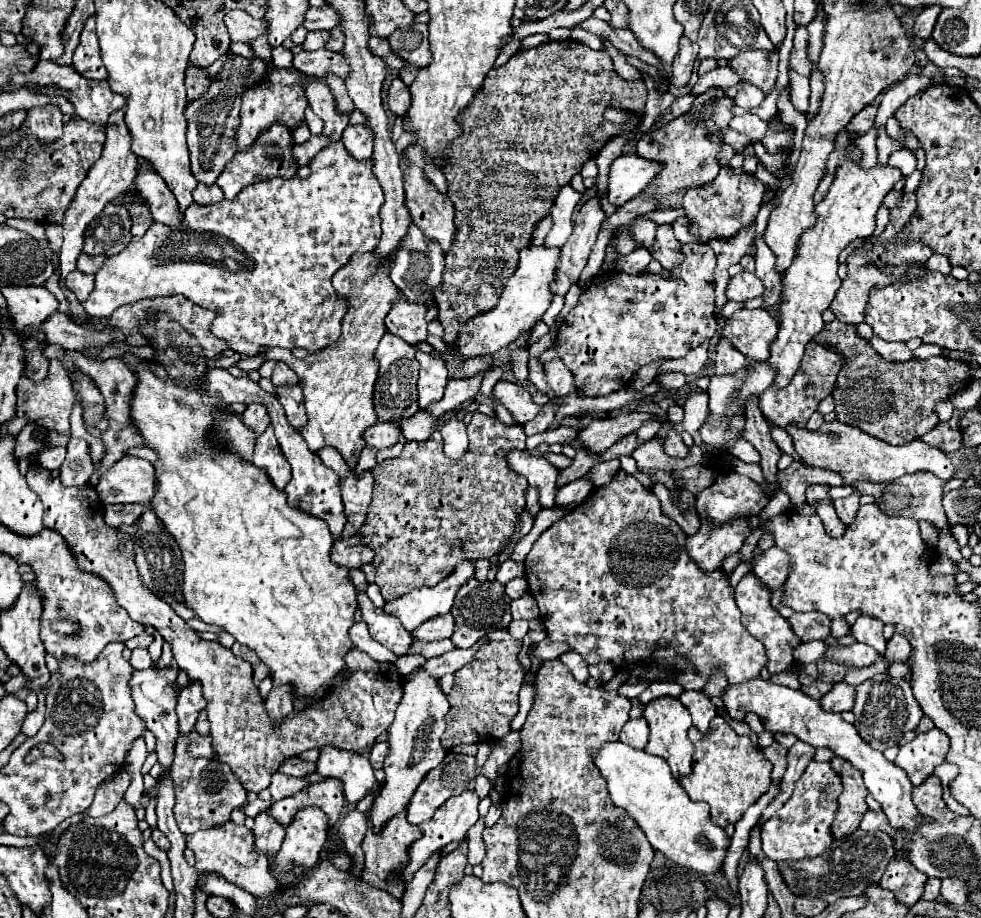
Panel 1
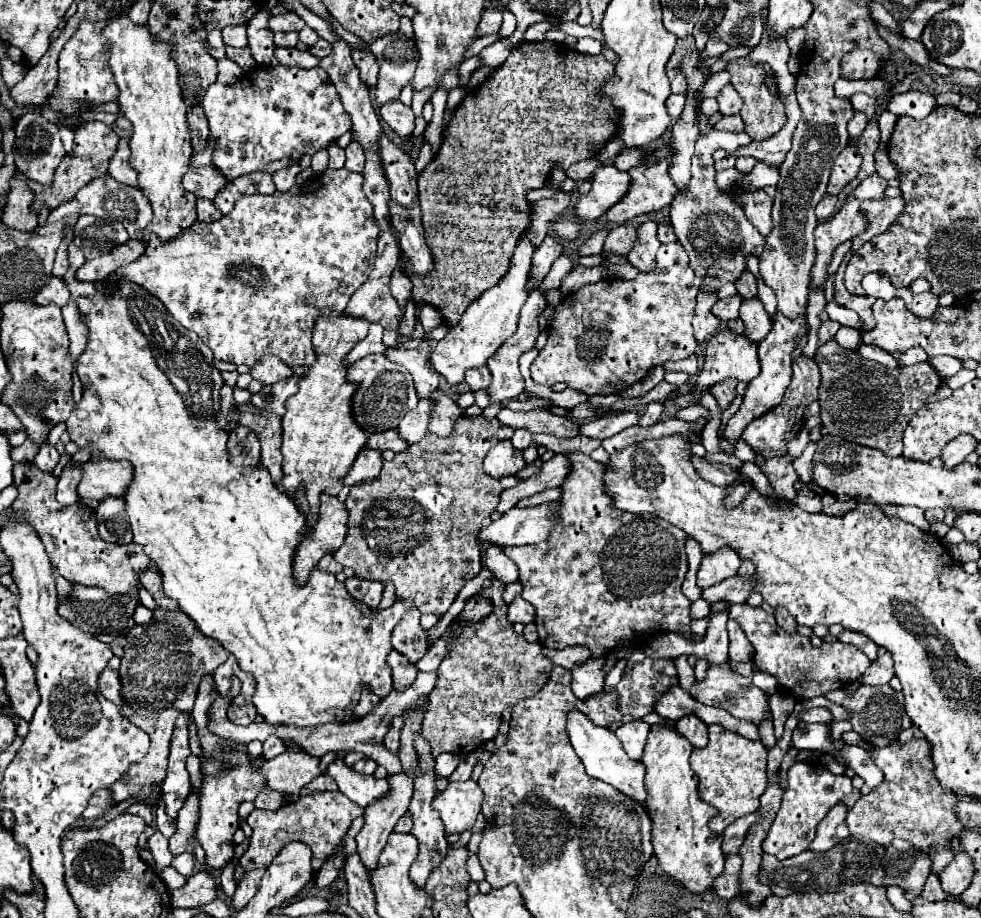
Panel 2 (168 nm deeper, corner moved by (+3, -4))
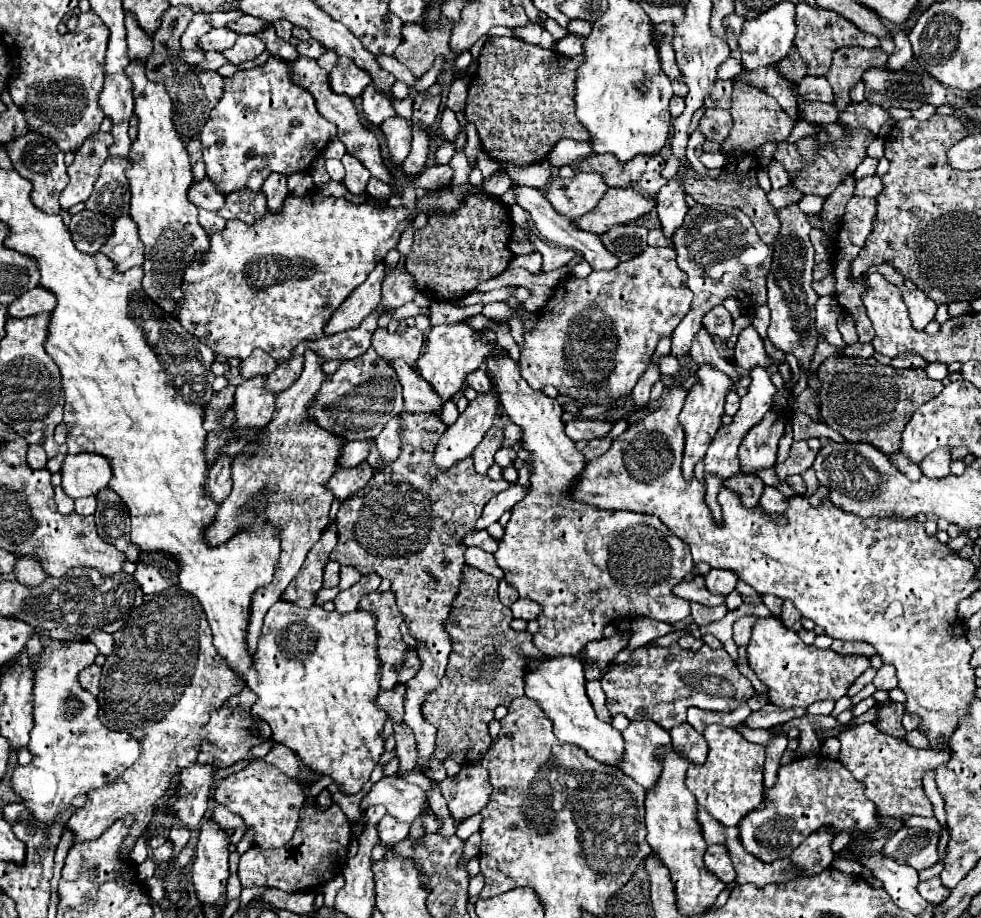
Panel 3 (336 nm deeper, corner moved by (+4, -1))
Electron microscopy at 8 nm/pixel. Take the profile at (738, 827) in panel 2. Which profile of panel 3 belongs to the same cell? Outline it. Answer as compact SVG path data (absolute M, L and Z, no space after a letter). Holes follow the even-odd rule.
M709 845L705 851L705 867L709 871L713 871L723 883L733 883L735 881L735 871L733 871L733 863L729 859L729 851L725 851L725 847L717 845Z

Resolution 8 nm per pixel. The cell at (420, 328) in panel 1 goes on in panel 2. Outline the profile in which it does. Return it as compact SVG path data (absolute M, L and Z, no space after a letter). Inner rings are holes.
M398 264L396 270L392 272L392 282L390 282L390 286L392 286L392 294L394 294L394 298L400 302L400 306L406 306L406 300L408 300L410 290L412 290L412 282L410 282L410 278L406 276L406 272L402 270L400 264Z

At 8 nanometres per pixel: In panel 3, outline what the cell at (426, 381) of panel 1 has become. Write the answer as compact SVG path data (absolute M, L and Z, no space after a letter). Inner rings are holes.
M377 327L377 331L373 333L373 341L371 341L373 349L385 361L393 361L399 357L399 359L405 359L405 363L409 363L409 367L413 369L423 351L423 343L425 343L423 333L417 327L409 327L403 335Z

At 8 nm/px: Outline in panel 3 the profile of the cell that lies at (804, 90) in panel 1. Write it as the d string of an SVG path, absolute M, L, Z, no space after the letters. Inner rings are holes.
M773 159L773 161L769 163L767 171L769 171L769 177L771 177L773 189L781 189L781 187L783 187L783 185L789 181L789 175L787 175L785 167L783 167L783 165L781 165L777 159Z

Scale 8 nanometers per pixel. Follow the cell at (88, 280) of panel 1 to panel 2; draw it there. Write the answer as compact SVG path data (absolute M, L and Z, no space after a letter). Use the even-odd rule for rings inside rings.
M52 278L50 284L46 284L34 298L32 302L38 304L38 306L48 306L48 304L56 304L56 306L64 306L70 298L70 292L68 292L68 286L62 278Z

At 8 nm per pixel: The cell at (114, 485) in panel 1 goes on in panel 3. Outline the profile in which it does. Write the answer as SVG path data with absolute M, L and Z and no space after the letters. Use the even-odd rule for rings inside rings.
M67 455L61 465L63 481L61 487L71 499L97 495L99 491L109 487L109 479L113 477L113 469L103 455Z

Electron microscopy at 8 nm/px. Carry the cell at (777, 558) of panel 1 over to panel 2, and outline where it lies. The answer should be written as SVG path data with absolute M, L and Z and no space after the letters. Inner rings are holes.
M728 578L726 582L720 582L718 586L710 586L706 590L702 590L702 598L708 604L716 604L716 602L726 602L728 606L732 604L742 604L746 602L746 598L750 596L754 588L754 580L746 582L744 578Z

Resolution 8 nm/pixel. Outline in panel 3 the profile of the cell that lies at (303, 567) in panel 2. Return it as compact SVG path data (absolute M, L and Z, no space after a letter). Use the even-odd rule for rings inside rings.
M327 525L321 533L321 539L313 545L309 551L301 571L289 583L289 587L283 593L285 601L291 601L299 607L311 607L317 599L317 591L323 587L323 567L329 561L329 553L337 545L337 527Z

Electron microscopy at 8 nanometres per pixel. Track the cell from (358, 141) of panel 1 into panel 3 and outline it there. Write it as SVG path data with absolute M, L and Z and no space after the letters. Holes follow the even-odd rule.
M345 155L345 157L341 159L341 163L345 165L345 171L347 171L347 175L345 175L345 179L343 179L345 187L347 187L351 193L355 193L355 195L363 193L365 187L367 187L367 181L369 181L369 177L371 177L369 171L365 171L365 167L361 167L361 161L359 161L359 159L353 159L353 155Z

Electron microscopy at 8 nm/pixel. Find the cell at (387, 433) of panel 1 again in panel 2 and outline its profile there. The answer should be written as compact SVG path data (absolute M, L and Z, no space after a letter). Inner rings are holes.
M364 448L362 454L358 454L358 458L354 460L348 474L342 478L342 484L354 486L358 482L372 482L374 478L378 478L380 468L382 468L382 454L378 450Z

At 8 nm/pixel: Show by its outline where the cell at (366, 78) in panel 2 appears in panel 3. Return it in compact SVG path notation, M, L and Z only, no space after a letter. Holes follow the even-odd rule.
M339 59L333 71L329 73L329 85L333 87L333 91L345 93L353 99L361 95L361 91L369 83L371 83L369 75L365 75L365 71L361 71L361 67L353 63L353 59Z

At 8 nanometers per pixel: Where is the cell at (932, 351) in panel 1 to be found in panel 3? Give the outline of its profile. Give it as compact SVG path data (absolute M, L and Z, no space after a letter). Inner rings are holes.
M905 353L905 355L895 357L895 359L891 361L891 365L893 365L895 369L909 369L909 367L921 367L921 369L925 369L925 367L927 367L927 361L921 359L919 355Z

